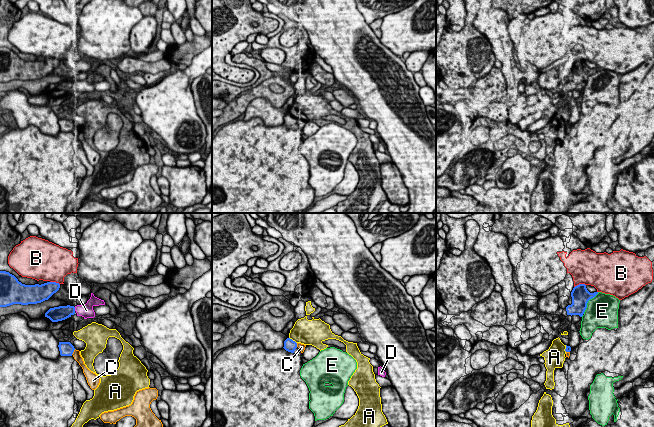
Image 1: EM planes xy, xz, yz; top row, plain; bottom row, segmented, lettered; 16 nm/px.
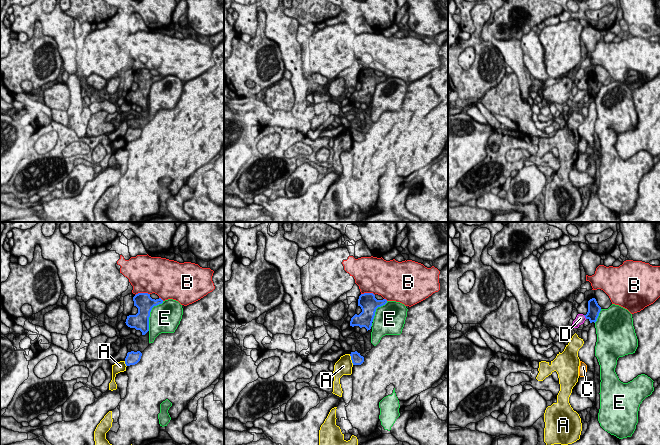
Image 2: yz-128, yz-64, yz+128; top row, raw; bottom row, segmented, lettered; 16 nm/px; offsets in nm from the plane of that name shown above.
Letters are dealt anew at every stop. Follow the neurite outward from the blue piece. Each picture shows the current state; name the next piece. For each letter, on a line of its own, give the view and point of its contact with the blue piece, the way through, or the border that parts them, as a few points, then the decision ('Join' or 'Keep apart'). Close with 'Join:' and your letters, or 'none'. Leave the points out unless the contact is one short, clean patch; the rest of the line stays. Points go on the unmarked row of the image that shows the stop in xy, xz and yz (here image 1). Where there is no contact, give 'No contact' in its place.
A: Touches blue at xz (292, 116). Keep apart
B: Touches blue at yz (579, 60). Keep apart
C: Touches blue at xy (73, 127). Keep apart
D: Touches blue at xy (74, 85). Join
E: Touches blue at yz (587, 78). Keep apart
Join: D

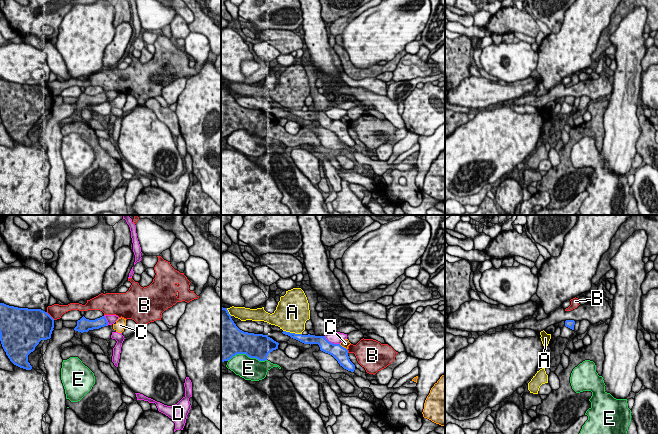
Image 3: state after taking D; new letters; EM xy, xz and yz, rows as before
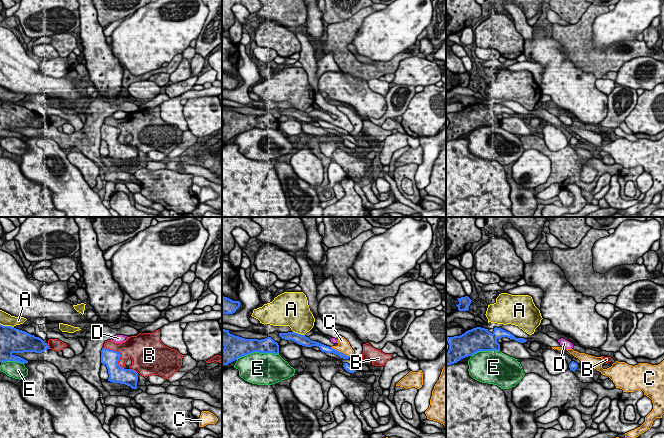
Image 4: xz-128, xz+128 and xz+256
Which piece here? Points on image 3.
A: Touches blue at xz (292, 109). Keep apart
B: Touches blue at xy (49, 91). Keep apart
C: Touches blue at xz (343, 123). Keep apart
D: Touches blue at xz (332, 119). Boundary: xz (324, 112), (329, 117), (339, 120). Keep apart
E: Touches blue at xz (246, 130). Keep apart
Join: none

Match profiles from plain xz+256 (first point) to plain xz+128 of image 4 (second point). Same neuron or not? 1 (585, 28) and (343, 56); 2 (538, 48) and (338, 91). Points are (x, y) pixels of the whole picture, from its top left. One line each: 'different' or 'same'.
1: same
2: same

